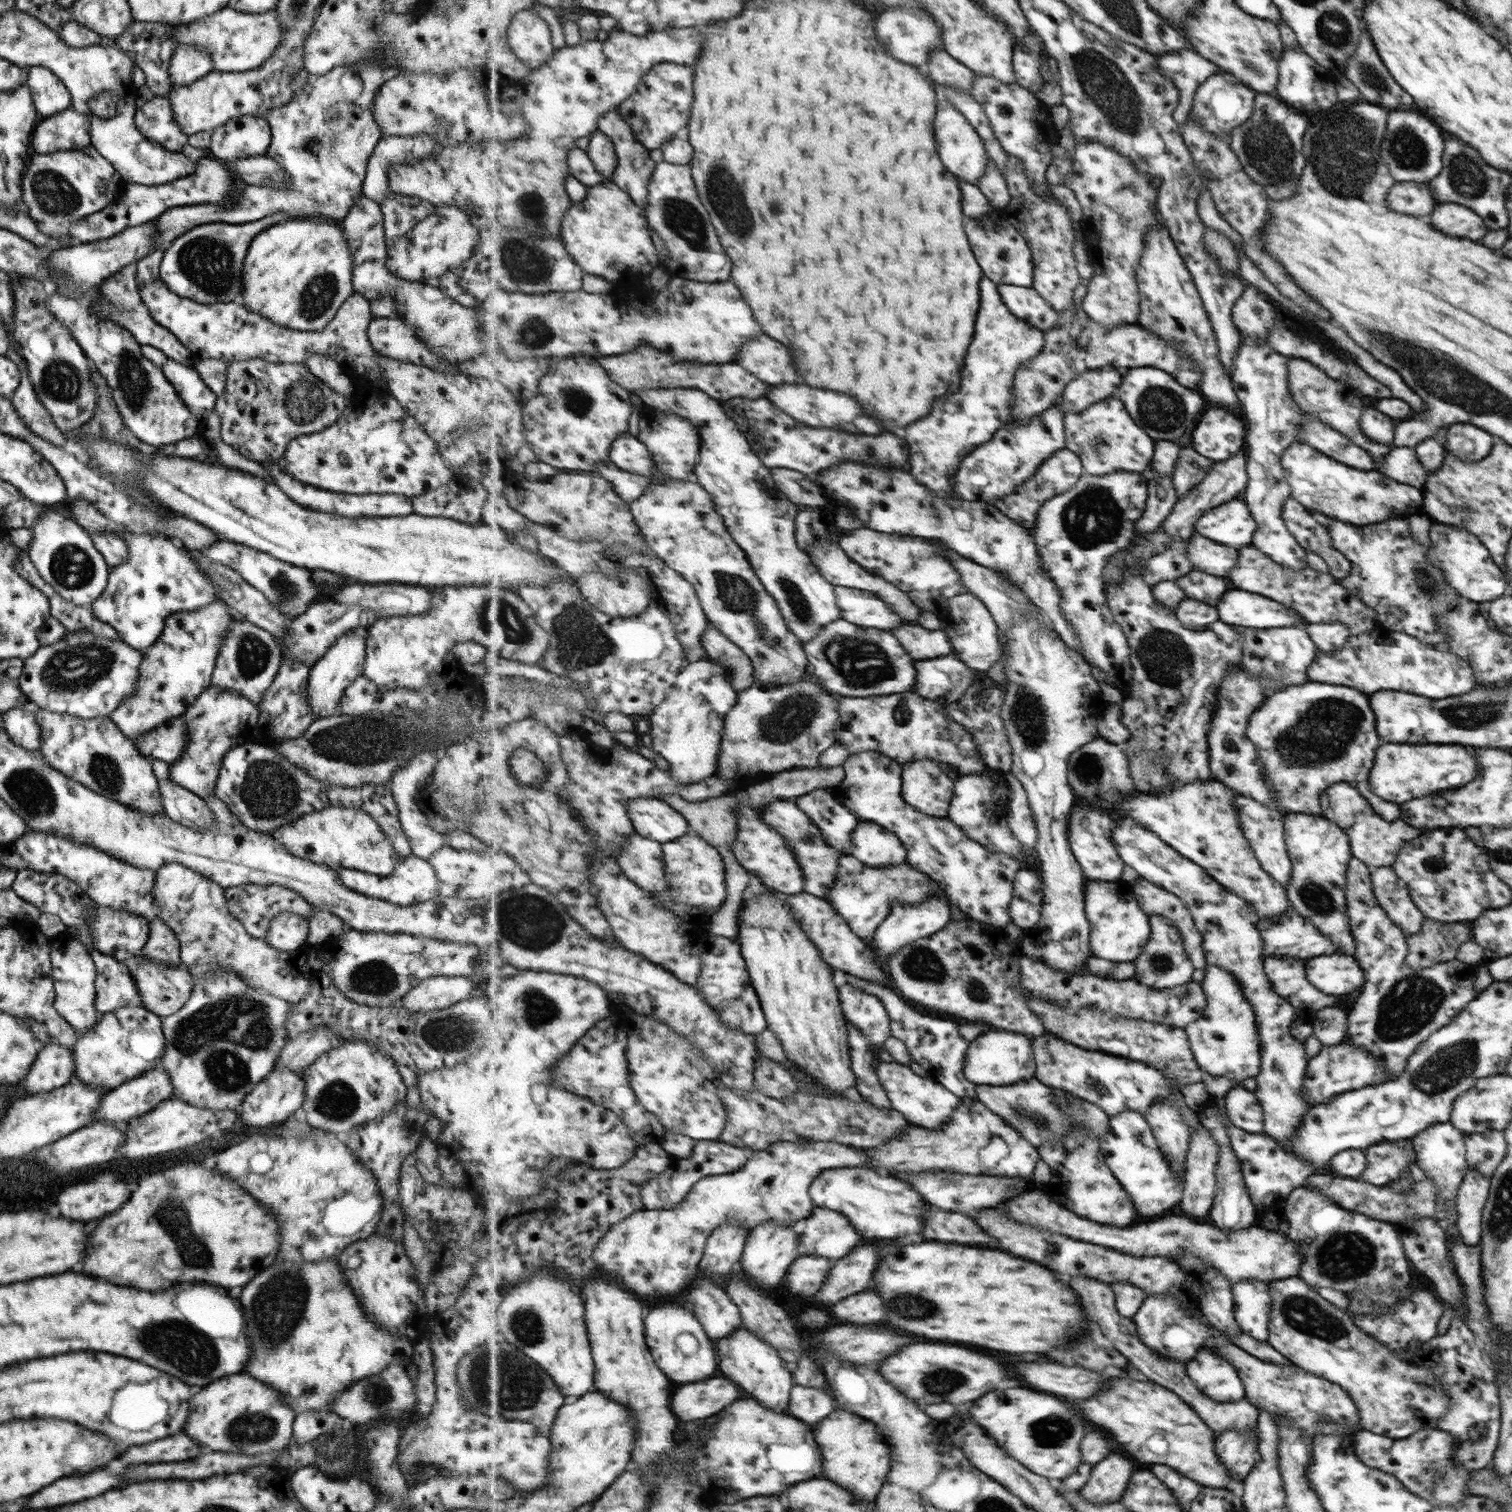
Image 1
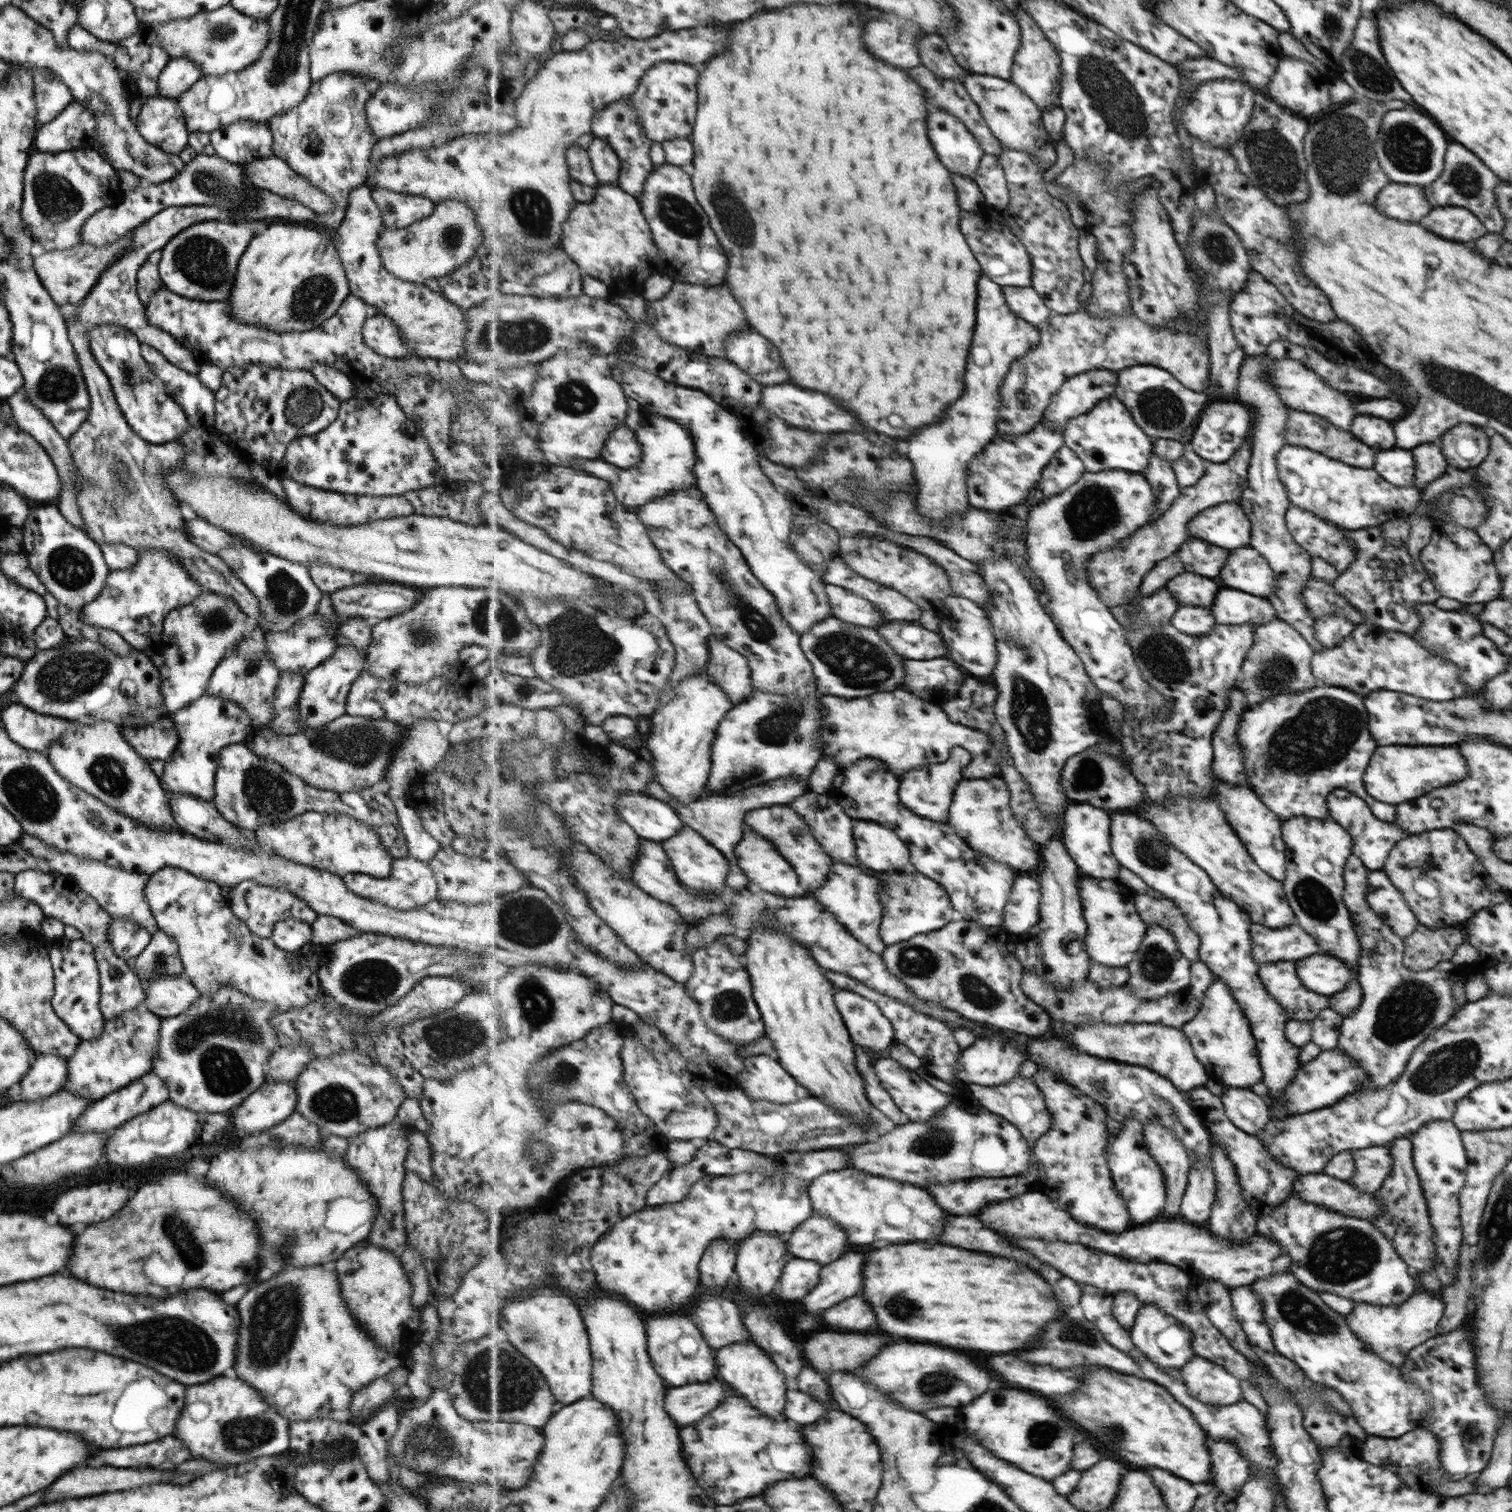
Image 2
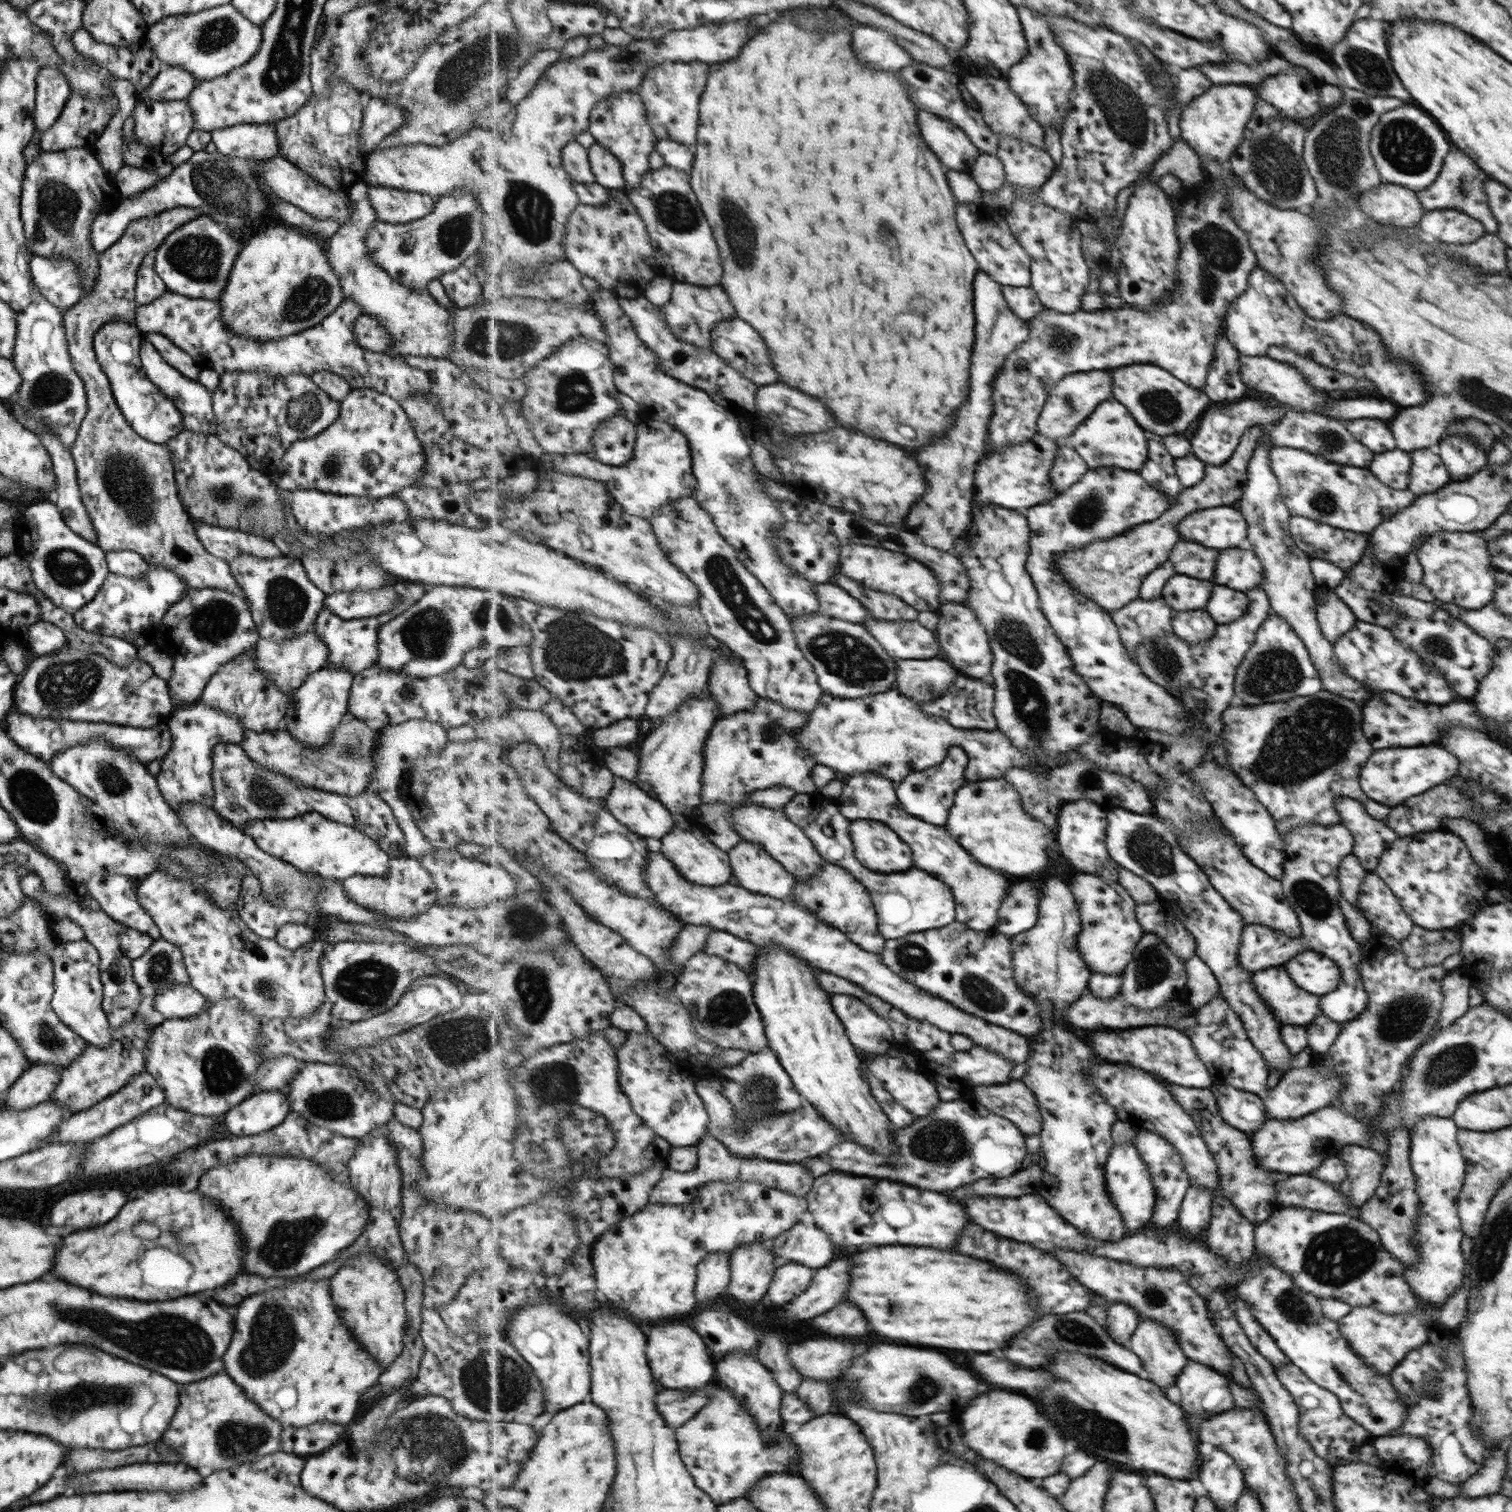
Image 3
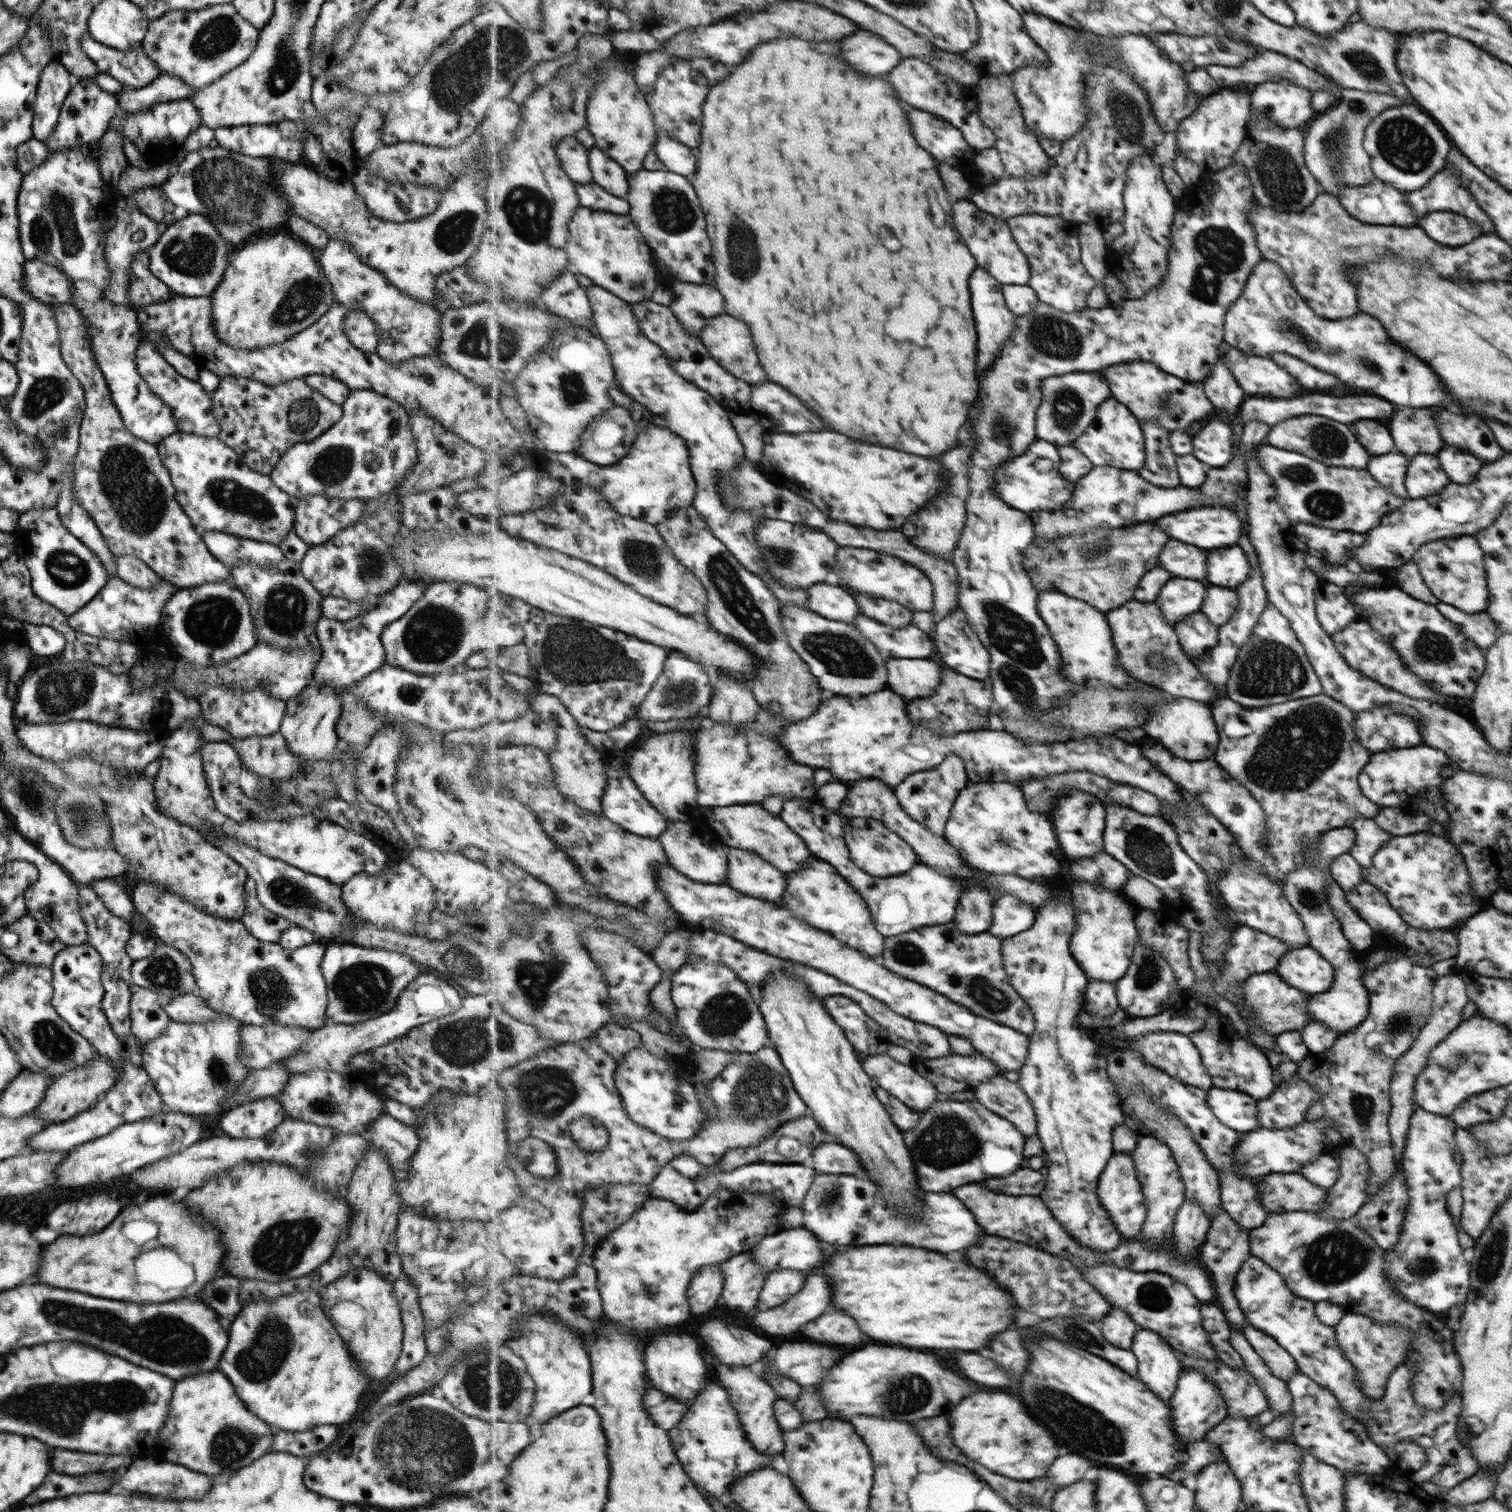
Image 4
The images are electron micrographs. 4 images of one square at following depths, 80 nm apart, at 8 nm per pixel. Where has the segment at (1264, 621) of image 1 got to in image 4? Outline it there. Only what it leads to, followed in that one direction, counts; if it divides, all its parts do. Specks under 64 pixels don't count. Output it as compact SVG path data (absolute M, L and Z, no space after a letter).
M1208 586L1207 588L1209 588L1209 592L1205 594L1199 611L1213 626L1223 626L1231 620L1232 614L1236 612L1239 598L1233 588L1219 588L1219 586Z

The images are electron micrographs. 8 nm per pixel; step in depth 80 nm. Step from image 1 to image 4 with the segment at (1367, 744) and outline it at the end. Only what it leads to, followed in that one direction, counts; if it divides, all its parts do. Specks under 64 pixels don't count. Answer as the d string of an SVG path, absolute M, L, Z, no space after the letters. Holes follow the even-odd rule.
M1321 692L1312 697L1287 701L1285 704L1271 704L1249 710L1249 707L1224 698L1213 703L1212 710L1212 718L1220 730L1219 744L1216 746L1213 759L1241 786L1246 787L1263 808L1266 852L1274 858L1277 870L1283 877L1286 877L1288 872L1300 868L1304 861L1307 861L1304 860L1304 846L1308 842L1314 844L1322 834L1333 828L1351 826L1358 816L1369 819L1376 816L1380 807L1365 798L1359 787L1359 774L1363 772L1367 760L1370 760L1369 752L1360 743L1357 744L1356 734L1351 728L1353 714L1336 700ZM1233 716L1249 726L1249 734L1239 738L1229 738L1225 735L1222 731L1223 726Z

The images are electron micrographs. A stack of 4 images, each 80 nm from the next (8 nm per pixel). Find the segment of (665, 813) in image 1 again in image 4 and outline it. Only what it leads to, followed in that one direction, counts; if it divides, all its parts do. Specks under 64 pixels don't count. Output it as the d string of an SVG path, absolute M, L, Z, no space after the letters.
M607 762L606 773L608 774L608 783L605 794L602 796L603 810L601 813L633 834L659 838L667 830L669 818L659 808L653 806L649 799L645 798L640 787L637 786L637 783L626 770L621 767L614 767Z

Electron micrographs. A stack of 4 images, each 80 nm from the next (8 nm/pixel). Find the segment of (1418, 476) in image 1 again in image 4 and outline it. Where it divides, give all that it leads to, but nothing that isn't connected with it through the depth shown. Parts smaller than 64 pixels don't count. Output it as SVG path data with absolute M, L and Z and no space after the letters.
M1394 450L1379 456L1372 455L1364 470L1369 472L1379 486L1395 496L1407 499L1404 478L1407 476L1409 459Z

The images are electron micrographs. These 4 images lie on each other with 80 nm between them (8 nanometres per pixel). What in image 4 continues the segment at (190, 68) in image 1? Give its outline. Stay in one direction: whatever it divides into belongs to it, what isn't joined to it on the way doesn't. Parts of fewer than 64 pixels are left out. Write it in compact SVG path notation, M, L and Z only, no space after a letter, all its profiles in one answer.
M160 73L147 86L139 89L125 87L114 97L118 110L122 110L127 115L140 110L147 110L157 103L189 98L191 94L190 86L187 86L180 78Z

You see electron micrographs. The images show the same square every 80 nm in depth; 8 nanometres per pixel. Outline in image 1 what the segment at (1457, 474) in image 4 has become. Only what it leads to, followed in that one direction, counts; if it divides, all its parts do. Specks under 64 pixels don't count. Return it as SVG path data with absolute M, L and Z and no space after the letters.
M1450 425L1445 429L1445 444L1441 446L1446 448L1446 452L1451 451L1457 458L1476 462L1481 460L1489 451L1493 444L1493 436L1483 430L1471 425Z

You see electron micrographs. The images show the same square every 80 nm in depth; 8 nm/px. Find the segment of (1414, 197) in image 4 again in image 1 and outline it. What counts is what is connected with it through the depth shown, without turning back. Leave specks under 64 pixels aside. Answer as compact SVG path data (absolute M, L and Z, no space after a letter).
M1449 136L1444 143L1443 168L1435 180L1427 183L1435 202L1469 206L1469 210L1473 212L1477 210L1477 214L1481 214L1481 218L1485 218L1485 222L1487 222L1485 225L1489 227L1489 230L1505 229L1509 222L1508 212L1505 212L1505 208L1507 208L1505 190L1507 190L1507 184L1511 182L1511 176L1507 172L1487 166L1473 148L1457 142L1457 138Z

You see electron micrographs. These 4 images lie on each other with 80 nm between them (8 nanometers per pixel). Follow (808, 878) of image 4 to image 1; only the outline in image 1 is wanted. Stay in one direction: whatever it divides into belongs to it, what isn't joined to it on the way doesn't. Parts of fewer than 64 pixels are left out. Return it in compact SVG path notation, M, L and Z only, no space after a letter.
M843 854L839 866L837 886L829 894L829 901L840 912L852 931L868 944L873 942L877 929L880 929L885 917L889 916L891 906L895 902L915 905L929 902L929 898L933 896L939 896L945 900L949 898L941 884L933 881L928 874L918 870L908 861L903 865L891 865L885 868L871 867L852 854Z

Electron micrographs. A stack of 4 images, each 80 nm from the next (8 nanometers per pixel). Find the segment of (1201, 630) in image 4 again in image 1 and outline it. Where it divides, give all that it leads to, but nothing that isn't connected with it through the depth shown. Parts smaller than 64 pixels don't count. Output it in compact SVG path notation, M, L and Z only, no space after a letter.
M1183 598L1174 608L1181 626L1191 630L1203 630L1211 622L1218 620L1215 607L1197 602L1192 598Z

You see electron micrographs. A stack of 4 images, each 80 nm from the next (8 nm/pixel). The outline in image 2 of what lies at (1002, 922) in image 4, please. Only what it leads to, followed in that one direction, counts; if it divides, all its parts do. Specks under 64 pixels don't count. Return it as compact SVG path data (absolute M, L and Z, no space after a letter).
M1019 873L1013 886L1013 896L1005 908L1003 928L1015 935L1030 932L1041 921L1041 898L1040 880L1037 882L1026 873Z

